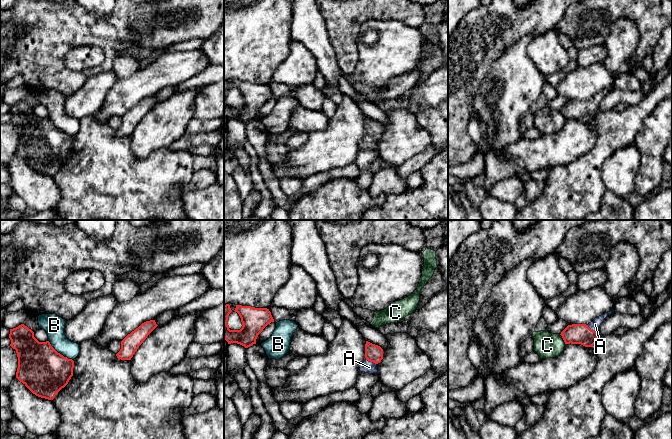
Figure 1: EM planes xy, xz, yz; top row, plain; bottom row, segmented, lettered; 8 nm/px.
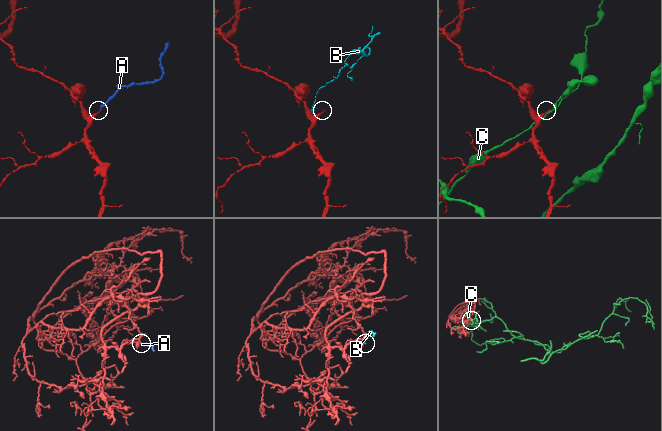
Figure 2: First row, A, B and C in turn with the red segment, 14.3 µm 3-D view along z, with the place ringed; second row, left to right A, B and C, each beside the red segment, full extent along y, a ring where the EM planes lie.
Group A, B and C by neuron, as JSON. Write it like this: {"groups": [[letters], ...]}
{"groups": [["A"], ["B"], ["C"]]}

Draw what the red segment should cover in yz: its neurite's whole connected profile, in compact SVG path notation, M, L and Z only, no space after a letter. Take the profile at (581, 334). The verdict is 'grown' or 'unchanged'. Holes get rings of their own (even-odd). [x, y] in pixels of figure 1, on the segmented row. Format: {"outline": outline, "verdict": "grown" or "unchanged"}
{"outline": "M615 310L595 318L588 325L572 324L568 325L562 332L561 336L565 344L581 344L585 347L593 347L599 336L599 327L604 319L614 313Z", "verdict": "grown"}

